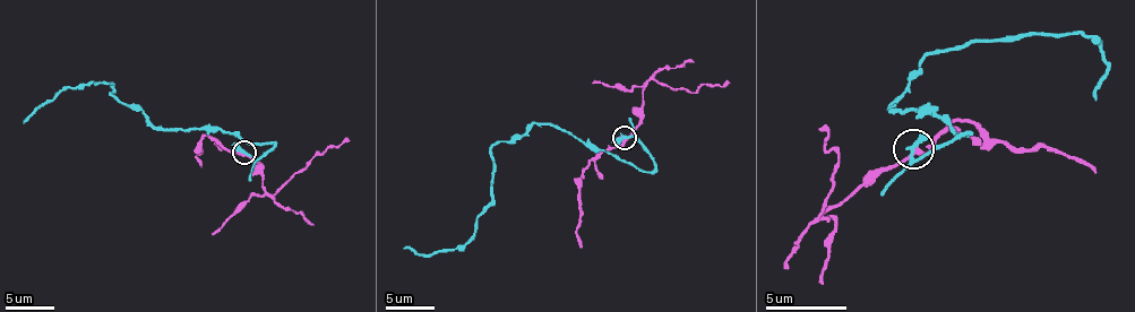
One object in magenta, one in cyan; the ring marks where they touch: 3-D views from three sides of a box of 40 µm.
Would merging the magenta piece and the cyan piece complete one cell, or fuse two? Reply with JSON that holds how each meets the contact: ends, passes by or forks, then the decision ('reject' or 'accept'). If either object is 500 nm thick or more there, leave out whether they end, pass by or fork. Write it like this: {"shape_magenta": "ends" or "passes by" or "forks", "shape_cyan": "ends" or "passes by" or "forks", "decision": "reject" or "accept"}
{"shape_magenta": "passes by", "shape_cyan": "passes by", "decision": "reject"}

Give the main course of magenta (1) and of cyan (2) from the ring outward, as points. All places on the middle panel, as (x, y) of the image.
1: (624, 137), (638, 122), (643, 88), (651, 80), (695, 93), (704, 83), (721, 86), (729, 80)
2: (624, 137), (638, 141), (651, 171), (535, 122), (491, 147), (491, 204), (466, 242), (428, 254), (403, 248)

